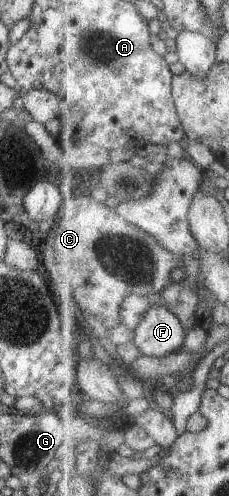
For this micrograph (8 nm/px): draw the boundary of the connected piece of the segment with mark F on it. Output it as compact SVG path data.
M163 305L153 307L135 330L135 341L144 355L164 357L186 346L188 332L183 321Z

